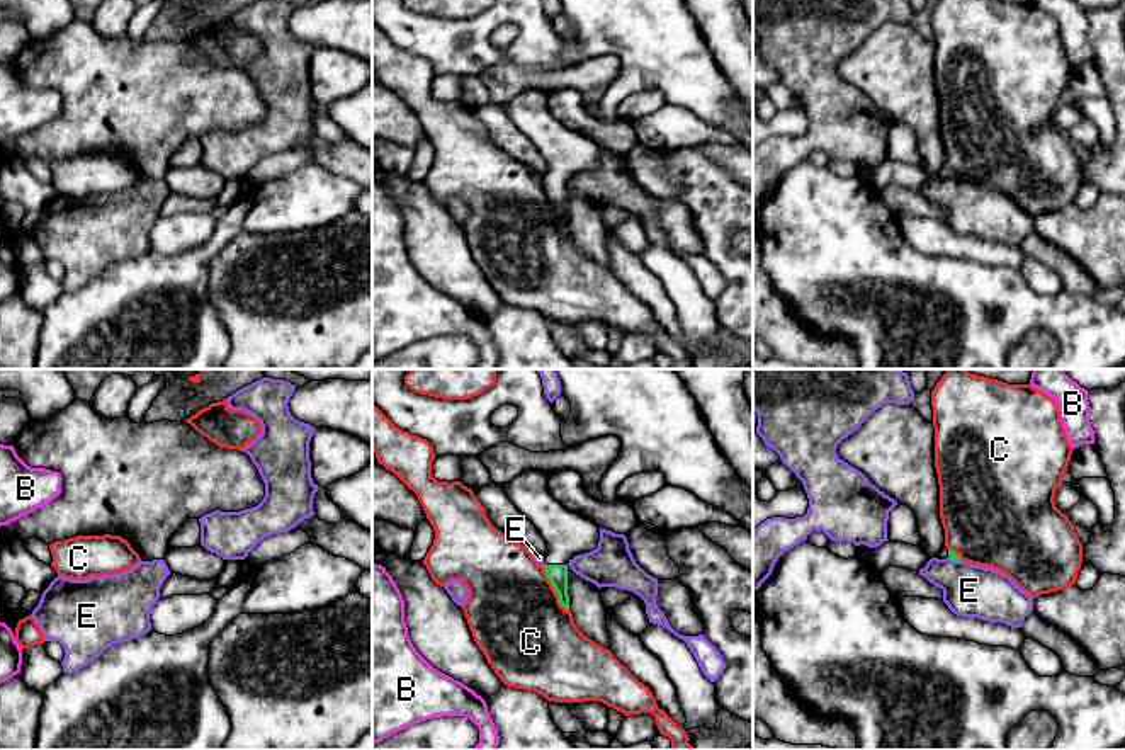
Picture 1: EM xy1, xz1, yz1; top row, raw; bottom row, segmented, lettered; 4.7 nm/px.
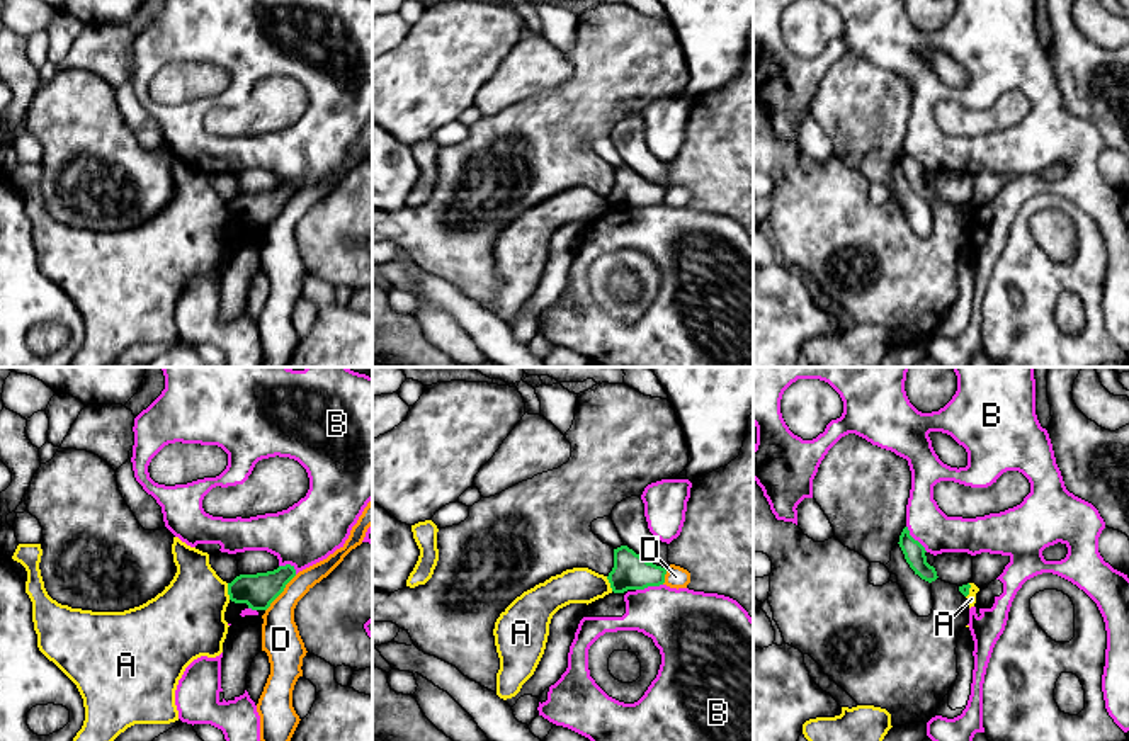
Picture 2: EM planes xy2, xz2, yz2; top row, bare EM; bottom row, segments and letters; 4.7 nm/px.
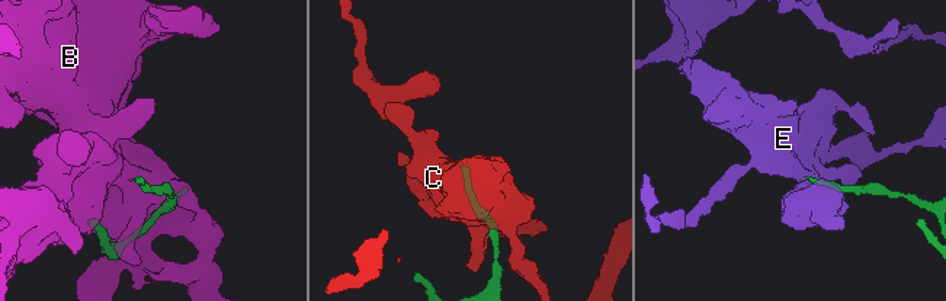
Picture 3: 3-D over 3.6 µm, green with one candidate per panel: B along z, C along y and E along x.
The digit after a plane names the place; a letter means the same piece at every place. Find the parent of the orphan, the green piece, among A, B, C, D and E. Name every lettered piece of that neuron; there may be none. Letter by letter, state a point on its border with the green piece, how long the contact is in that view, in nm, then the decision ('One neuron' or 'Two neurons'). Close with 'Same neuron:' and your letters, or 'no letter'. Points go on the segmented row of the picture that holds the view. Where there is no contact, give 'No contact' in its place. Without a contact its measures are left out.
A: Touches green at xy2 (228, 592). Shared border 80 nm. Two neurons
B: Touches green at yz2 (913, 539). Shared border 160 nm. Two neurons
C: Touches green at xz1 (554, 589). Shared border 240 nm. Two neurons
D: Touches green at xy2 (281, 592). Shared border 220 nm. Two neurons
E: Touches green at yz1 (955, 560). Shared border 70 nm. Two neurons
Same neuron: no letter

